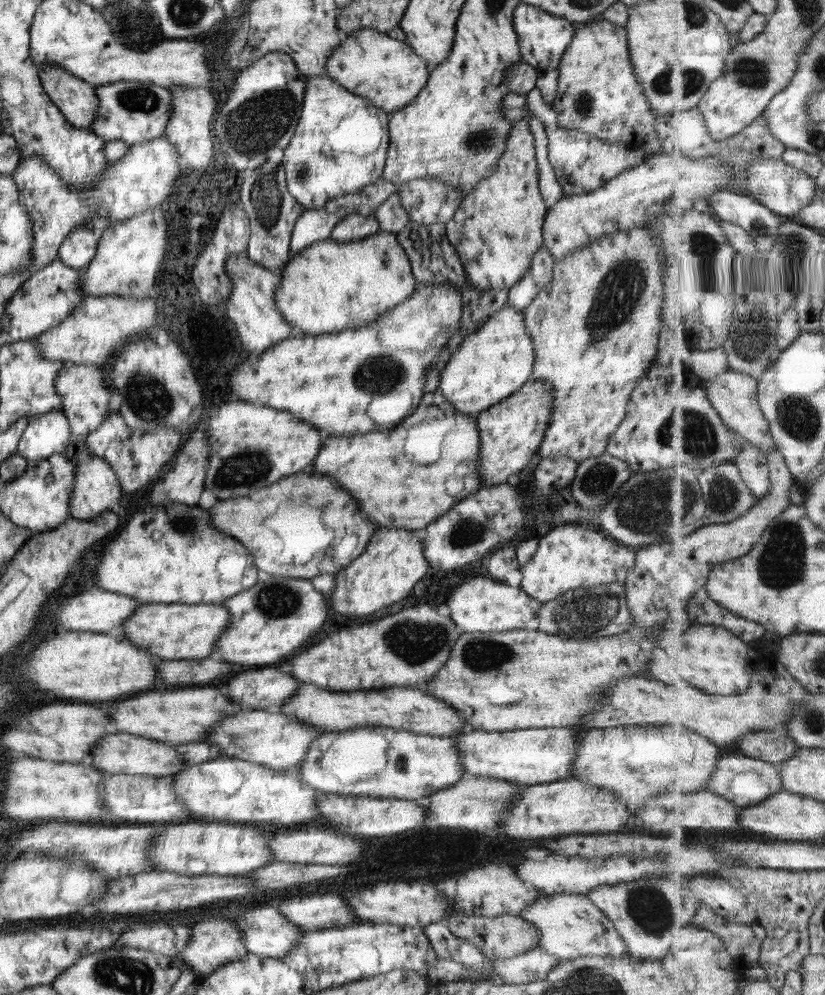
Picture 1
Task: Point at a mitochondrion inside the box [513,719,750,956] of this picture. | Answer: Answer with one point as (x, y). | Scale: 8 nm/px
(647, 907)

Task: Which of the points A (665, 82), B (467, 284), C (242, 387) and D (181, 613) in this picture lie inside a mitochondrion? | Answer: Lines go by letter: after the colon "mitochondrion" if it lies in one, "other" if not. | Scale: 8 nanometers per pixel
A: mitochondrion
B: other
C: other
D: other

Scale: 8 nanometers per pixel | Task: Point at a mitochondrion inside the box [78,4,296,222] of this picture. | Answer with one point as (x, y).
(140, 99)

